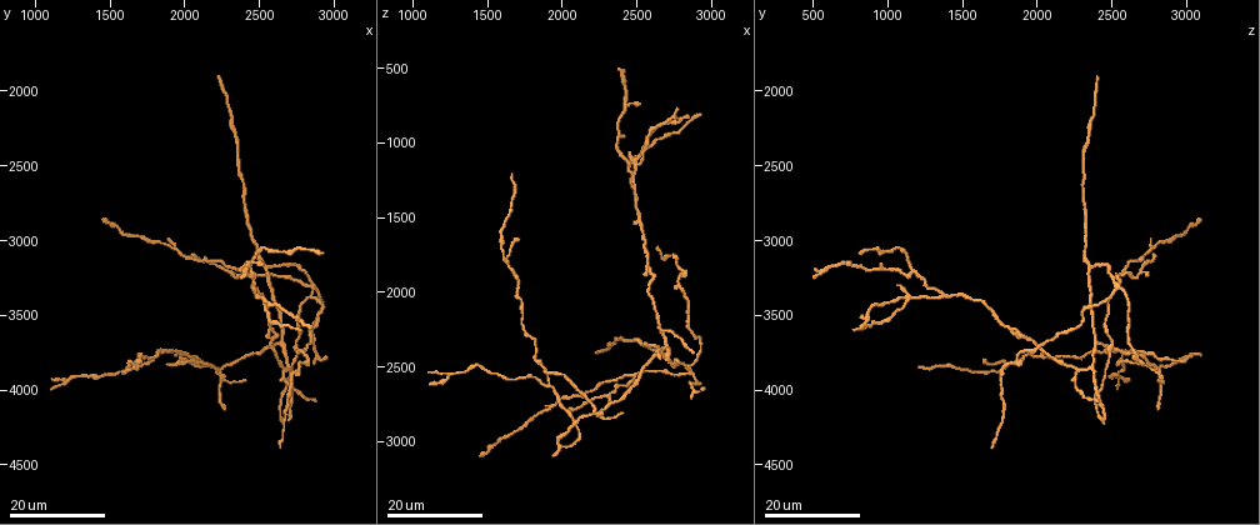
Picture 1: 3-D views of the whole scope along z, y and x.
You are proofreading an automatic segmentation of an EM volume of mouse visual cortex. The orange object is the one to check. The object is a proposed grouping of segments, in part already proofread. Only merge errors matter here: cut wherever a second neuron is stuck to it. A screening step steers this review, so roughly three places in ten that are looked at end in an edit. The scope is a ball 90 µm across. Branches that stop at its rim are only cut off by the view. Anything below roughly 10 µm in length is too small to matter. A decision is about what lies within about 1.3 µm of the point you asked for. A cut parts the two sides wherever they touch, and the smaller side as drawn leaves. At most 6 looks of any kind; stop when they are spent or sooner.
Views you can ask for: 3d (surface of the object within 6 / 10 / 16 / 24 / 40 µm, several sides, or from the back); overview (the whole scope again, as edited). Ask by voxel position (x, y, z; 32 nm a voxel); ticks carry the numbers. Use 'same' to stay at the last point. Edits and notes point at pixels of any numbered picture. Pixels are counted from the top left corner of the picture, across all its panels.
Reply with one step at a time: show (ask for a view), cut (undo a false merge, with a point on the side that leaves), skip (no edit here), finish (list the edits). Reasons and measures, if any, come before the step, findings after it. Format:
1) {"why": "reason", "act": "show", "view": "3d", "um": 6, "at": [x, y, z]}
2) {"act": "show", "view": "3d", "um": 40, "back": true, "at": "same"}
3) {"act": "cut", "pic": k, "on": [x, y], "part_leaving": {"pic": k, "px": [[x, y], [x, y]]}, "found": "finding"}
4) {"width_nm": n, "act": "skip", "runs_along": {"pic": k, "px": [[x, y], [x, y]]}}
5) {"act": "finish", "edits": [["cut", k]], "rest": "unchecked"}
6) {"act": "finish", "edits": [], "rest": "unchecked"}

{"why": "arms part here", "act": "show", "view": "3d", "um": 16, "at": [2640, 3680, 2380]}

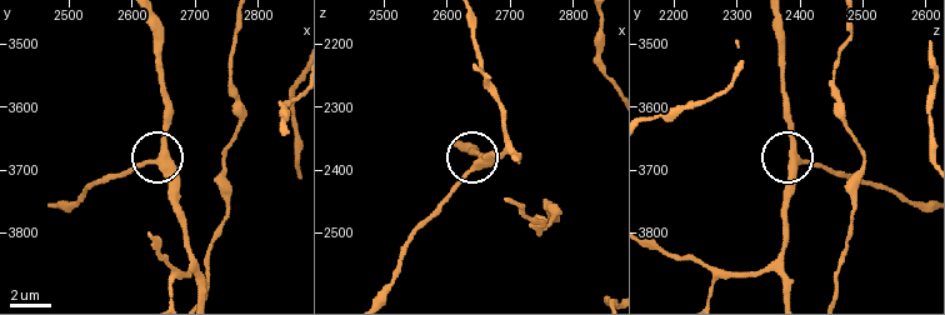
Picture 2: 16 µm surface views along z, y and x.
{"why": "zoom in", "act": "show", "view": "3d", "um": 6, "at": [2655, 3675, 2385]}

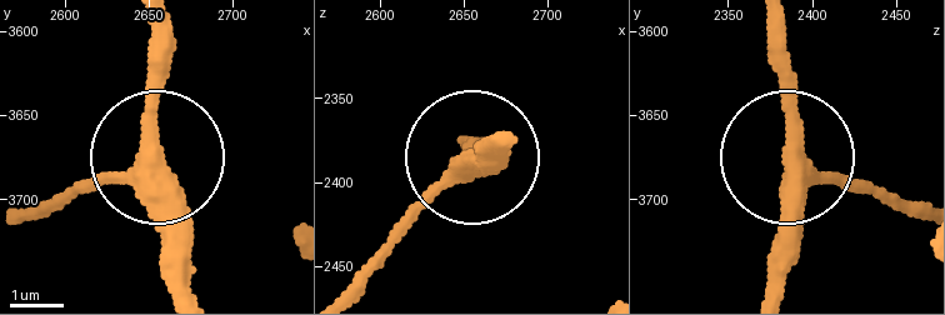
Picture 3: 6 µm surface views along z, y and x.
{"act": "skip", "runs_along": {"pic": 3, "px": [[24, 216], [154, 168], [168, 289]]}, "found": "one neuron here"}

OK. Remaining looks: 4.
{"why": "three-way junction", "act": "show", "view": "3d", "um": 16, "at": [2560, 3180, 2360]}

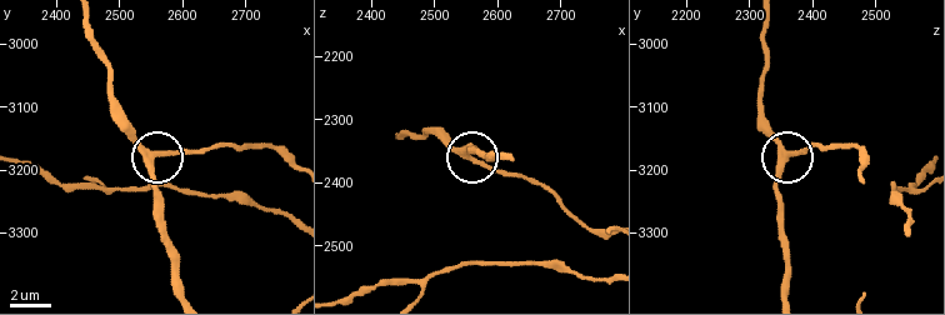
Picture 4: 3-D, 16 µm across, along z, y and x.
{"act": "show", "view": "3d", "um": 10, "at": [2550, 3175, 2355]}

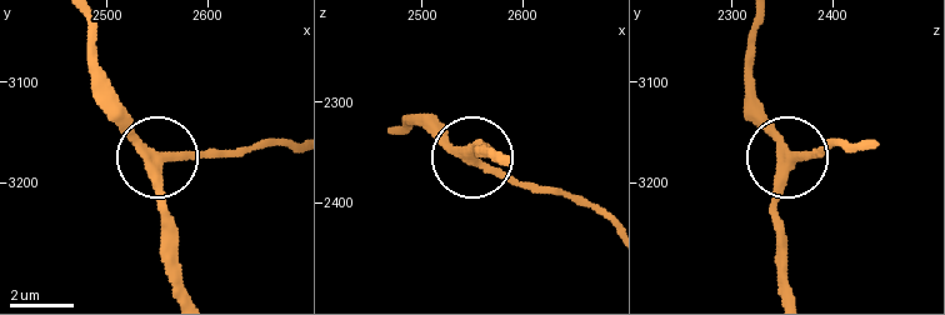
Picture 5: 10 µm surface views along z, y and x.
{"arms": 3, "act": "skip", "runs_along": {"pic": 5, "px": [[186, 291], [156, 154], [114, 109]]}, "found": "one neuron here"}

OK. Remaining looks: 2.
{"why": "four arms meet", "act": "show", "view": "3d", "um": 24, "at": [2860, 3300, 2540]}

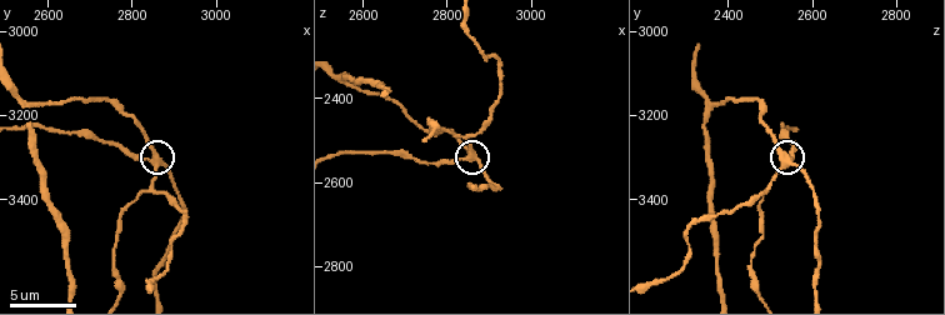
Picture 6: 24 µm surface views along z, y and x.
{"why": "closer look", "act": "show", "view": "3d", "um": 6, "at": [2845, 3305, 2535]}

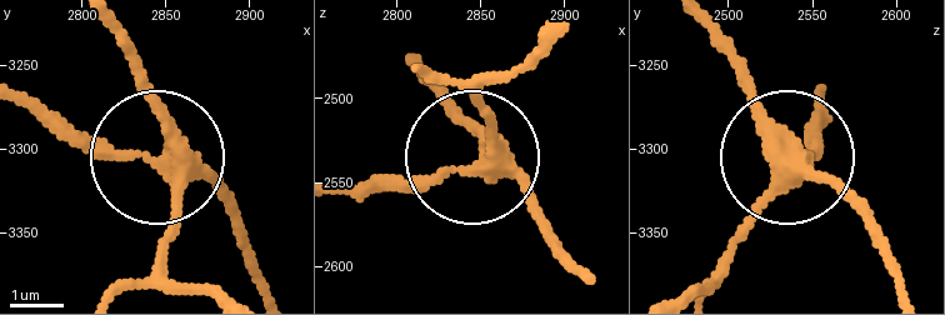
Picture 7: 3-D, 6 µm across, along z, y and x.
{"act": "skip", "runs_along": {"pic": 7, "px": [[109, 28], [163, 149], [81, 149], [28, 113]]}, "found": "all the same neuron"}

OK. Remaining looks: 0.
{"act": "finish", "edits": [], "rest": "unchecked"}

